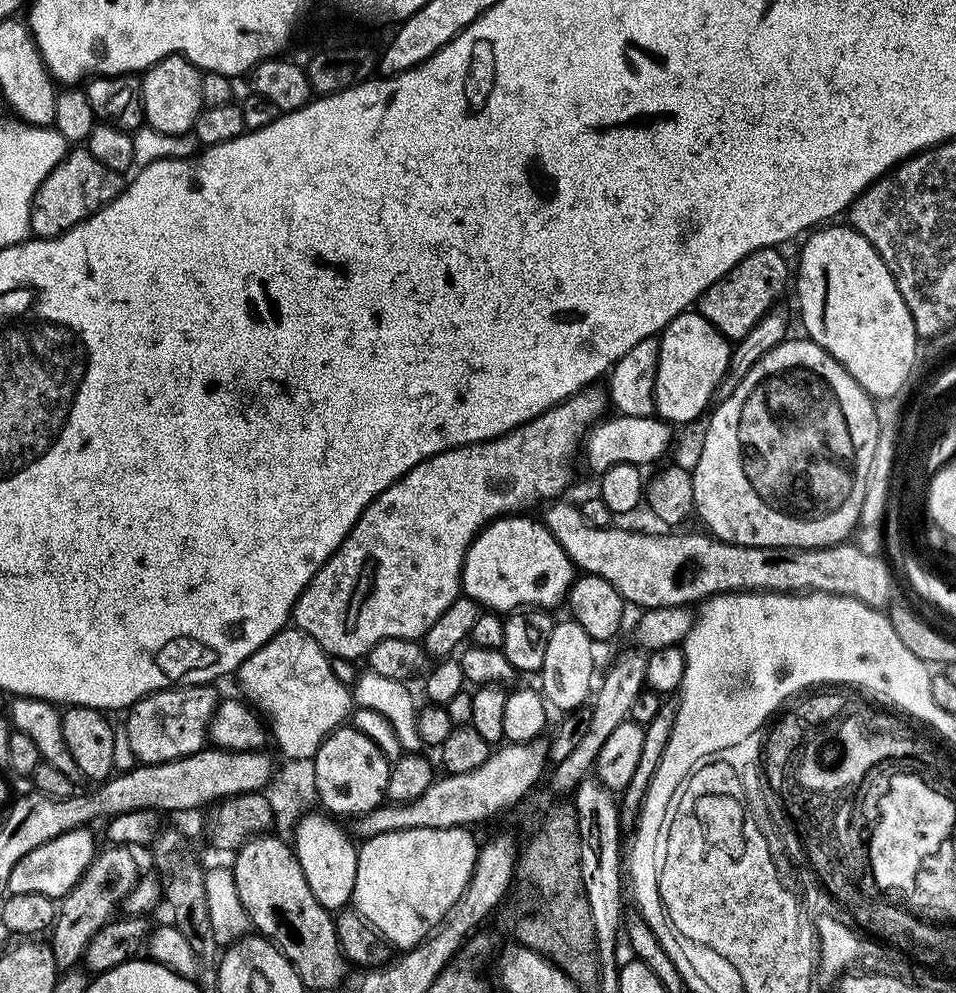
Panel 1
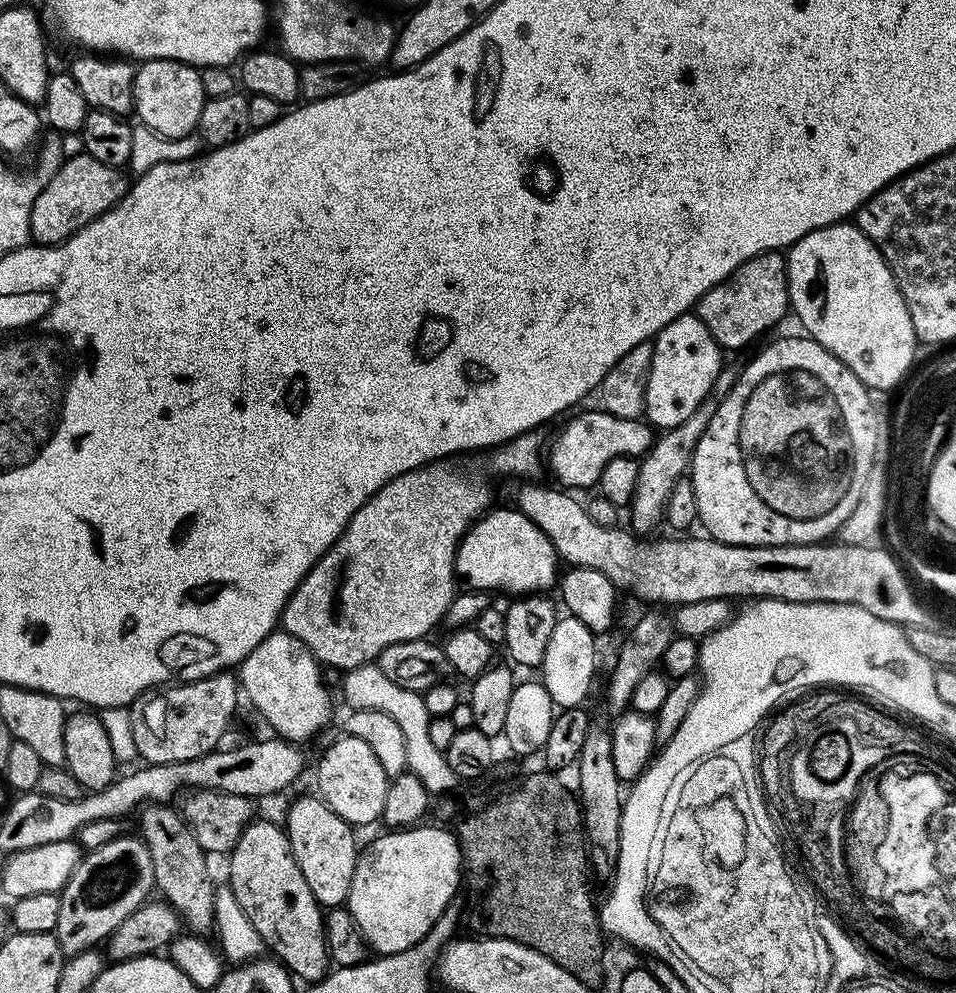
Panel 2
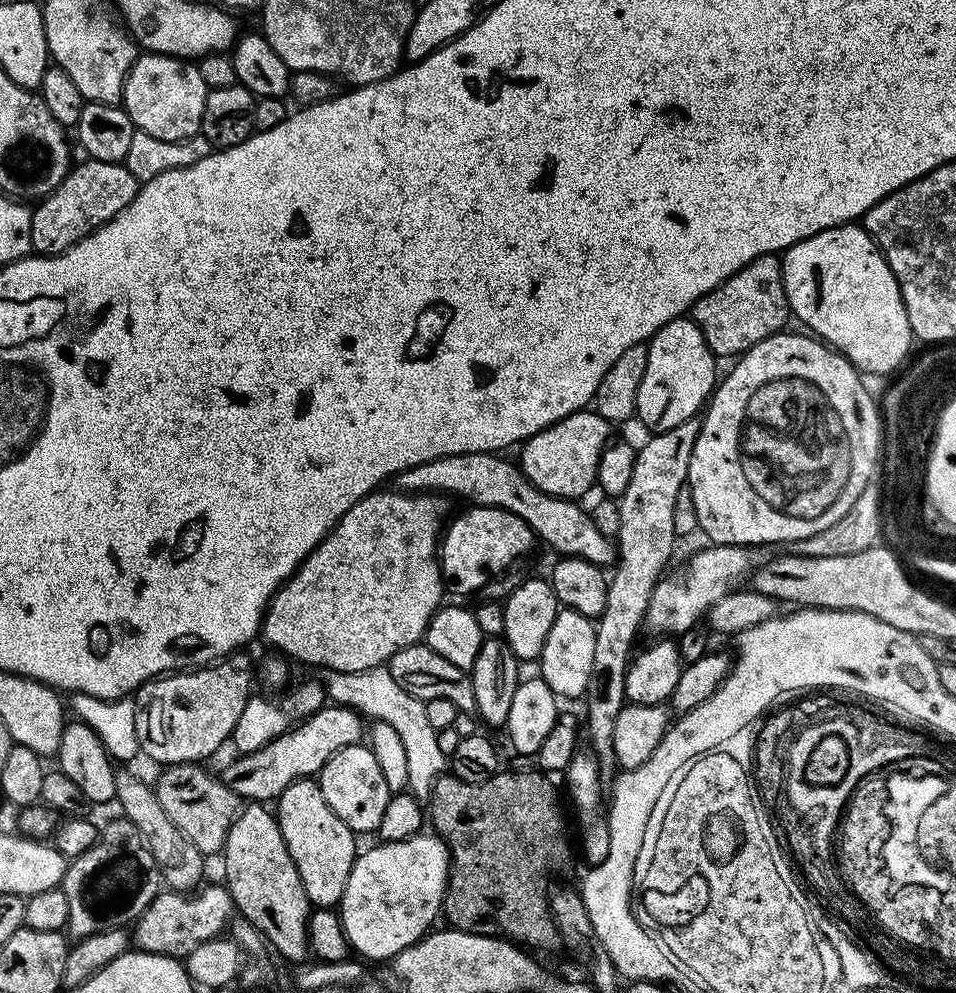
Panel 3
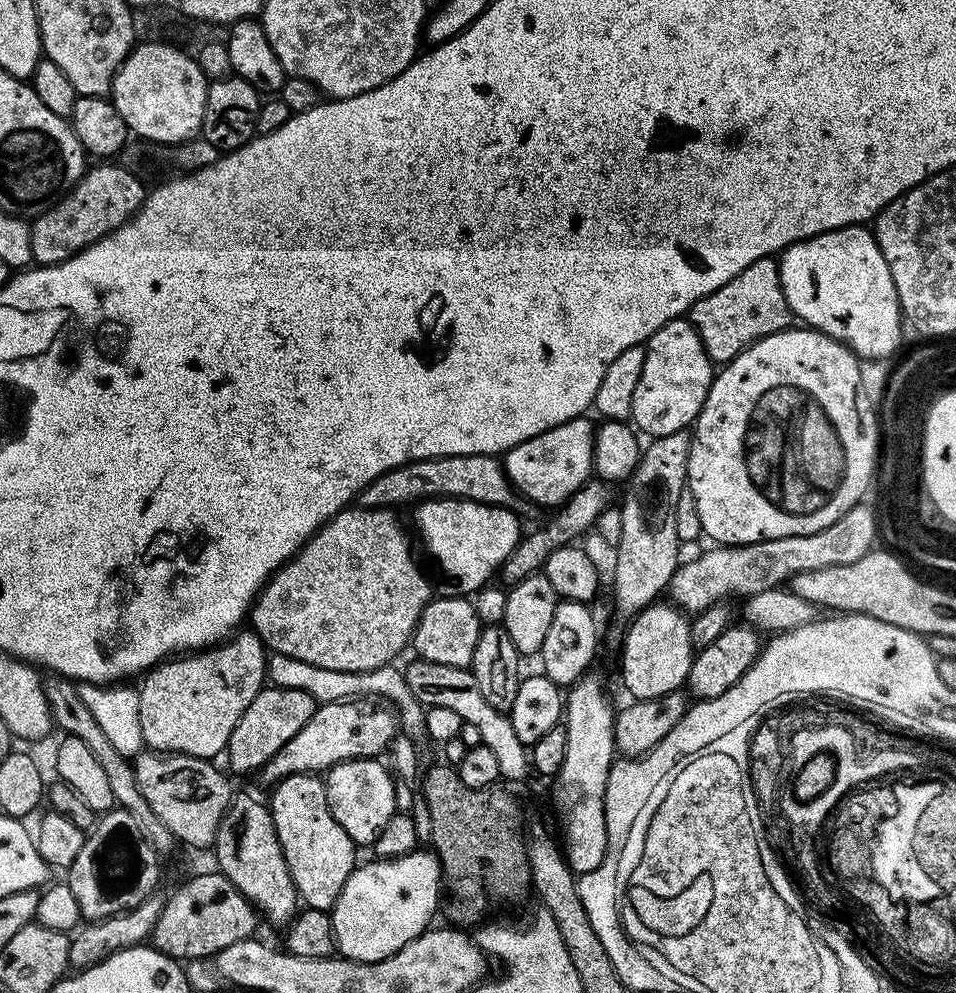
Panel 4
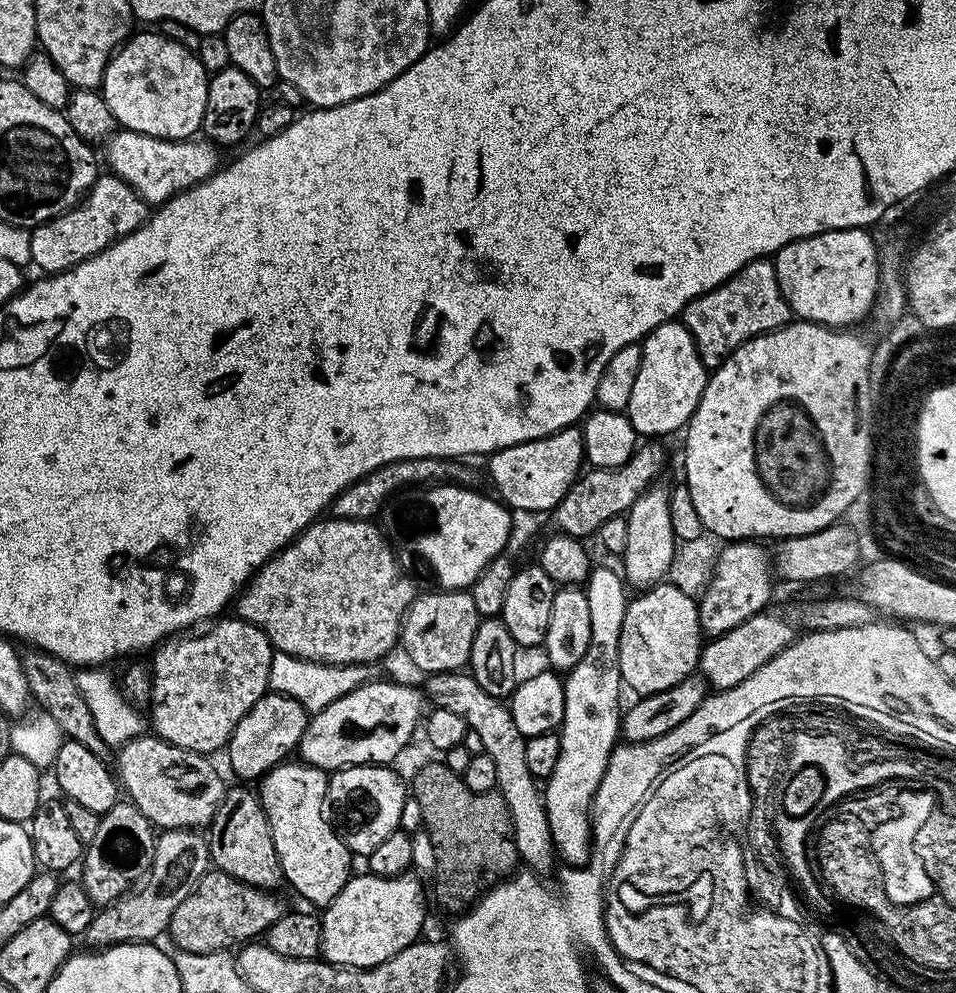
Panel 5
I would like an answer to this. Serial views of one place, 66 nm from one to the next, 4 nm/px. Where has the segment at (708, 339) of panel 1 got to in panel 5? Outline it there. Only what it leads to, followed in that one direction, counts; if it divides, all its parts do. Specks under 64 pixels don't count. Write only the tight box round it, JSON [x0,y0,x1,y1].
[626,320,709,438]

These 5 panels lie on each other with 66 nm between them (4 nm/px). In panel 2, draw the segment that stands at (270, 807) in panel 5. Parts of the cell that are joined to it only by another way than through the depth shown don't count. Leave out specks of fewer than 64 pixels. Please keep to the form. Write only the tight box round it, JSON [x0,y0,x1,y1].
[286,794,358,909]

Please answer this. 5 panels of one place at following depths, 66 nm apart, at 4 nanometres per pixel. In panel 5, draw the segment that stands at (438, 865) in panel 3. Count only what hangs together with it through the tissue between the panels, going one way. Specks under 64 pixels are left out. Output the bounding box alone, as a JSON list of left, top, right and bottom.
[320,874,424,968]

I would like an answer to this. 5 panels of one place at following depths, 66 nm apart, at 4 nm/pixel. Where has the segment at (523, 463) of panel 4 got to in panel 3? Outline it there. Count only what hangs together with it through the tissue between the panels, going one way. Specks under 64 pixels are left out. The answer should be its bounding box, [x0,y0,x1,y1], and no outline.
[518,411,613,500]

